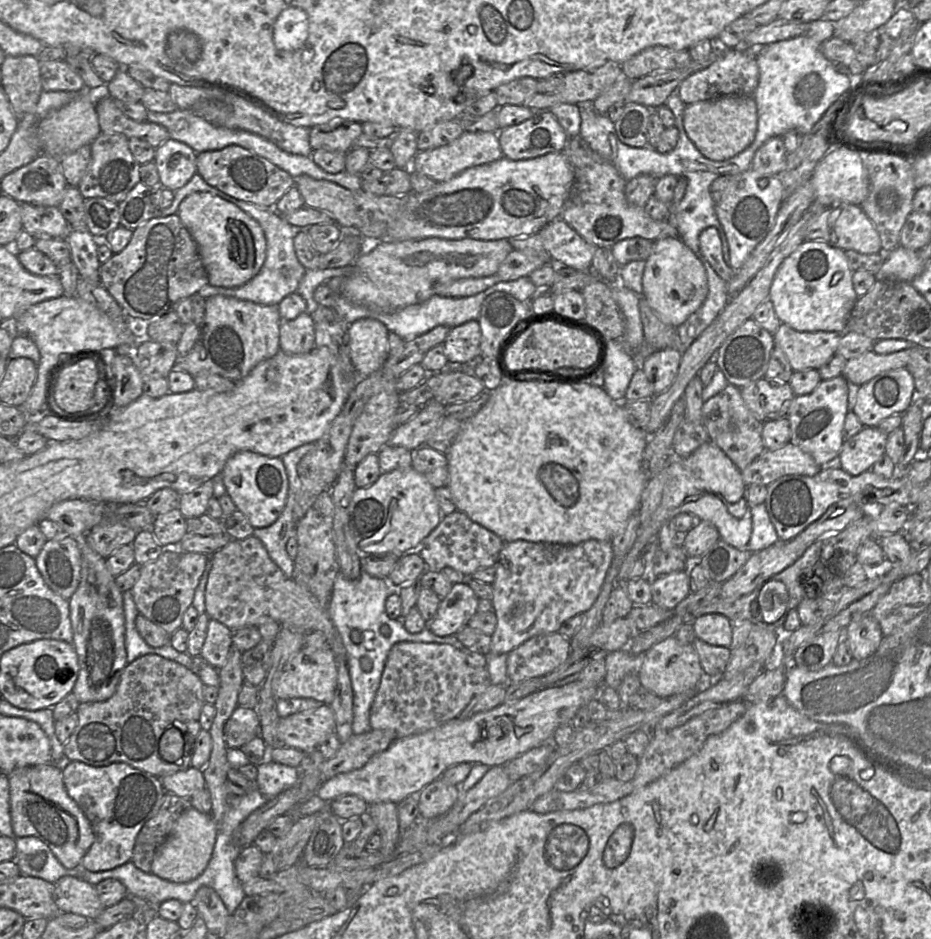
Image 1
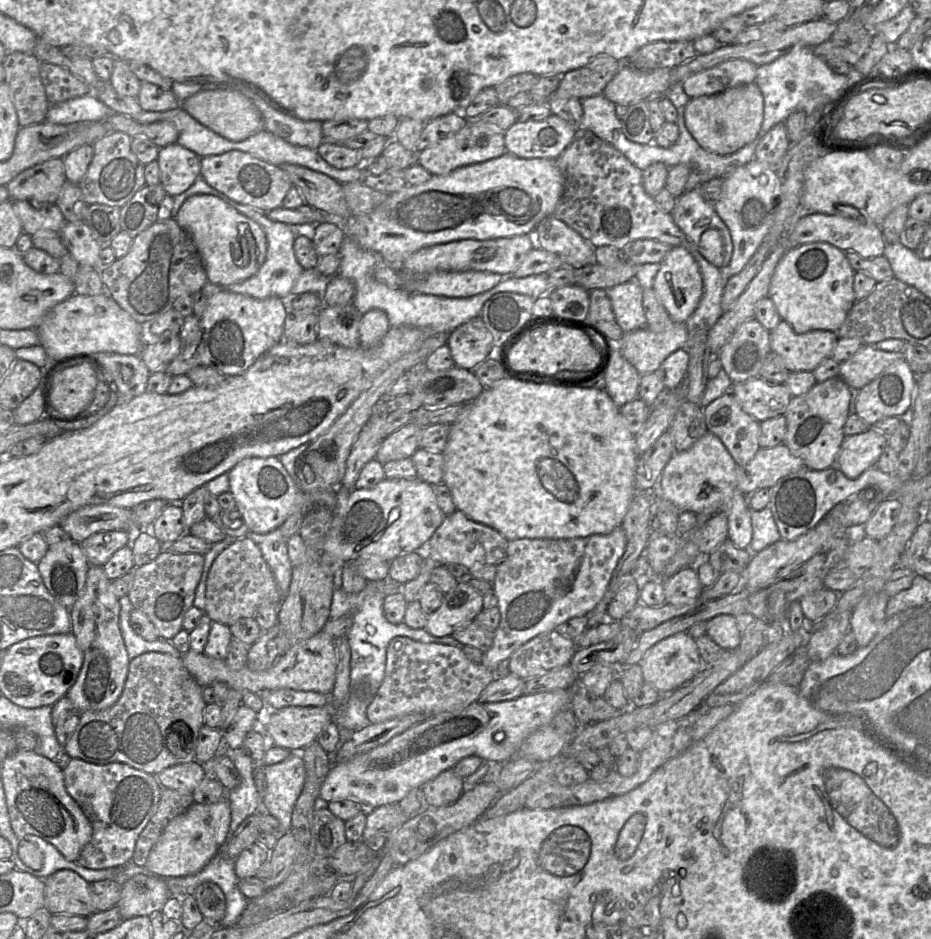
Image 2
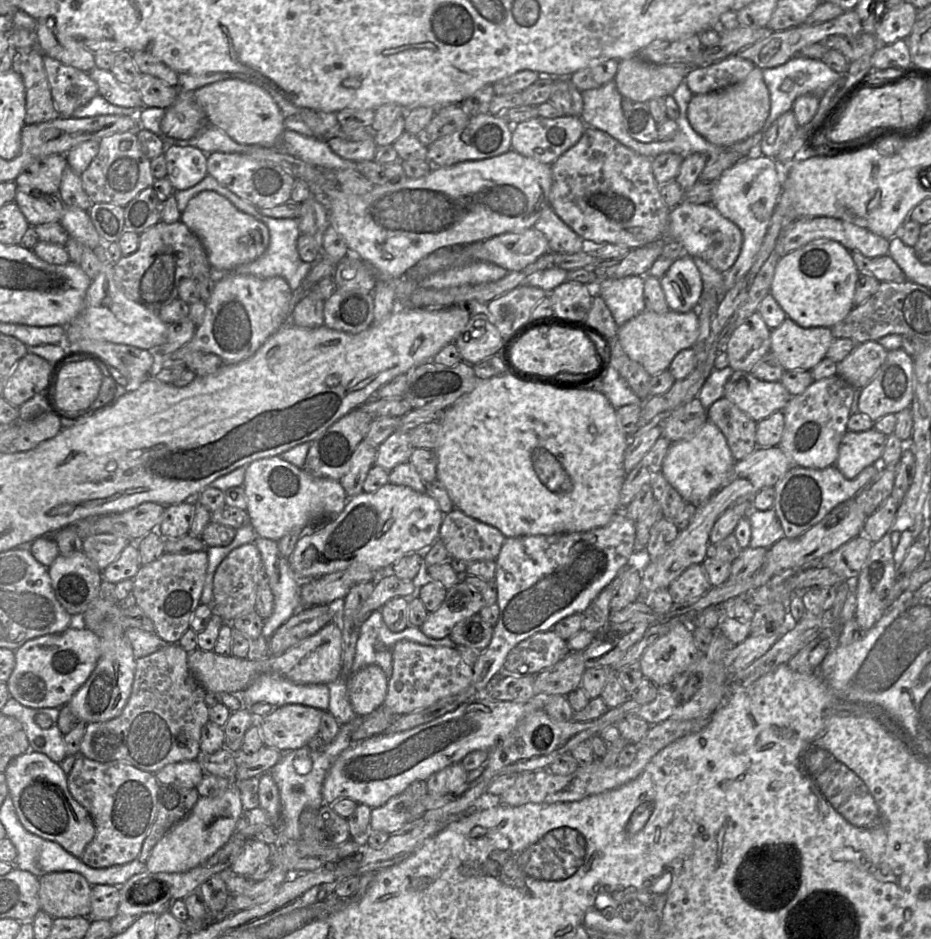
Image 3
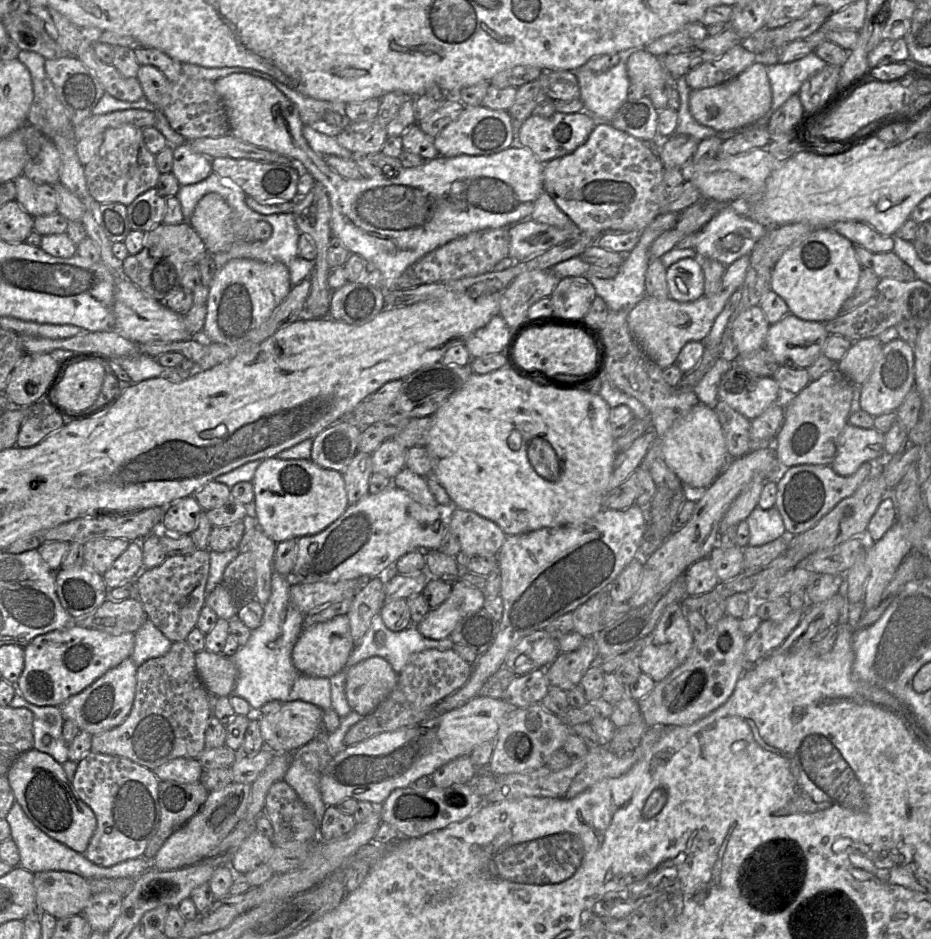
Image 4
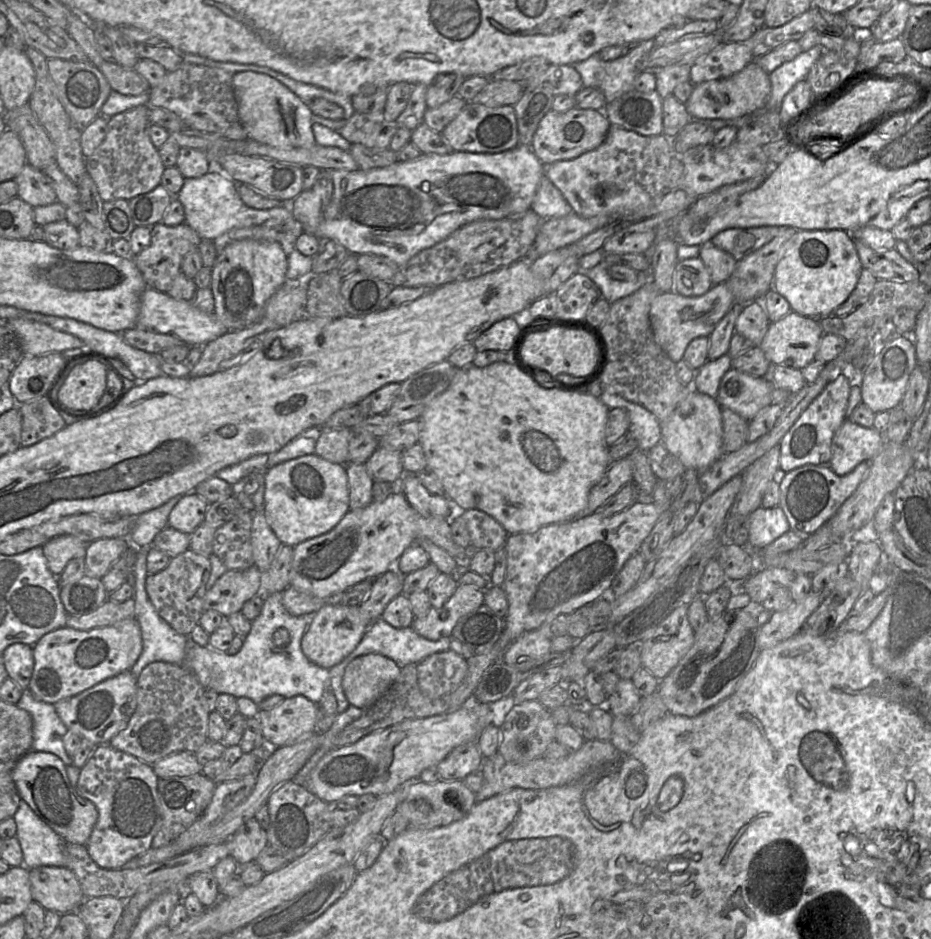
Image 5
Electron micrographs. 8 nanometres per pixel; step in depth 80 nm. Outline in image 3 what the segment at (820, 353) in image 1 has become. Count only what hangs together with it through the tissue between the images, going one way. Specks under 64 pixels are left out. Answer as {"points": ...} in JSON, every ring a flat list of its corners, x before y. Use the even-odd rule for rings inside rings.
{"points":[[786,317,777,328,771,330,770,351,776,355,785,370,811,371,826,357,834,339,828,327,803,328]]}

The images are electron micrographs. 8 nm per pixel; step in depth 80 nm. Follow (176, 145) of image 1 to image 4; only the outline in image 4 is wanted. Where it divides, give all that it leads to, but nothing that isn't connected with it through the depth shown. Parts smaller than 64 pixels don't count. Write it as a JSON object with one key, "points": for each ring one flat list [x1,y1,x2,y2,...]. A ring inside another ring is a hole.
{"points":[[185,143,173,149,173,168,171,172,180,185,184,186,203,181,213,171,211,160]]}

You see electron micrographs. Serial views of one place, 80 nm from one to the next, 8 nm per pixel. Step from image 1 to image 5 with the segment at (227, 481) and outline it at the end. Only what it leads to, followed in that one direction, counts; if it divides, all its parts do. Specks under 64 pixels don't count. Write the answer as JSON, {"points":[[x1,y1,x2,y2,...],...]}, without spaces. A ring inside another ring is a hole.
{"points":[[316,454,273,466,265,472,264,483,263,512,282,545,295,547,331,531,349,511,346,465,331,463]]}

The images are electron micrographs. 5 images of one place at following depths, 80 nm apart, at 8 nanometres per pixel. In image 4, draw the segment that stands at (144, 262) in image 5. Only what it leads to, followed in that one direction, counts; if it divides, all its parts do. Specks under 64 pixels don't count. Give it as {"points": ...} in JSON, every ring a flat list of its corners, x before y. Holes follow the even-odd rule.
{"points":[[188,222,176,225,161,223,146,233,142,250,128,255,122,261,122,270,127,278,153,299,164,302,181,286,187,268,198,263,208,254,203,240]]}

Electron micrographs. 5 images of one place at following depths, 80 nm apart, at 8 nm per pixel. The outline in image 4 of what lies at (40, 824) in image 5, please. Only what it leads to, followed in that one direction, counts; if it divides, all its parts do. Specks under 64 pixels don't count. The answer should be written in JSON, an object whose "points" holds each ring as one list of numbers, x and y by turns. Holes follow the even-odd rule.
{"points":[[17,802,13,804,5,820,10,825,10,838,15,842,19,851,19,866,33,874,44,871,66,871,78,874,85,879,137,878,151,868,151,862,144,858,126,860,111,867,97,866,90,862,83,854,73,851,45,834,28,818]]}

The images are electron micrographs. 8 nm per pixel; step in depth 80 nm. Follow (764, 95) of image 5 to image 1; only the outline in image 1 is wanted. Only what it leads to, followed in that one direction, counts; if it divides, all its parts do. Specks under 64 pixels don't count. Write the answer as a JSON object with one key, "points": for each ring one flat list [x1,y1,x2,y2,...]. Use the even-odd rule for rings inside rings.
{"points":[[728,95,689,104,684,111,684,128,698,151,713,161,728,160,752,144,758,126,753,96]]}

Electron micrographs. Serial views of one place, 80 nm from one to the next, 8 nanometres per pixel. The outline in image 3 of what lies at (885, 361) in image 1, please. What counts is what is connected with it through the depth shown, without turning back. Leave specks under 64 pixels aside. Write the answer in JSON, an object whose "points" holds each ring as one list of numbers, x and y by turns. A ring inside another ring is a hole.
{"points":[[877,341,857,344,849,355,837,363,837,375,853,388,862,389,874,378,887,353]]}

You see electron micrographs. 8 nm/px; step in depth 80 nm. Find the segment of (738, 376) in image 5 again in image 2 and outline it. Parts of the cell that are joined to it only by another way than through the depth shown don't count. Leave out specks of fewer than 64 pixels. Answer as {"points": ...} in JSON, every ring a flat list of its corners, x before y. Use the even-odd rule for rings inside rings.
{"points":[[759,376,733,383,730,392,743,411,758,422,785,415,793,397,786,384,769,383]]}

